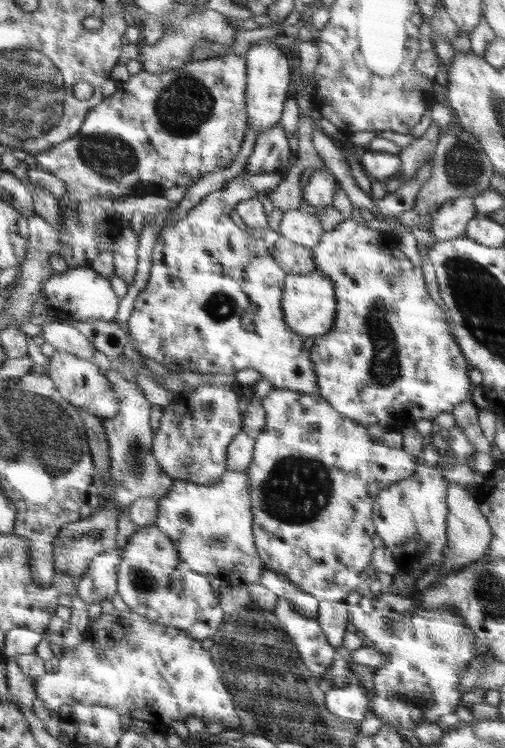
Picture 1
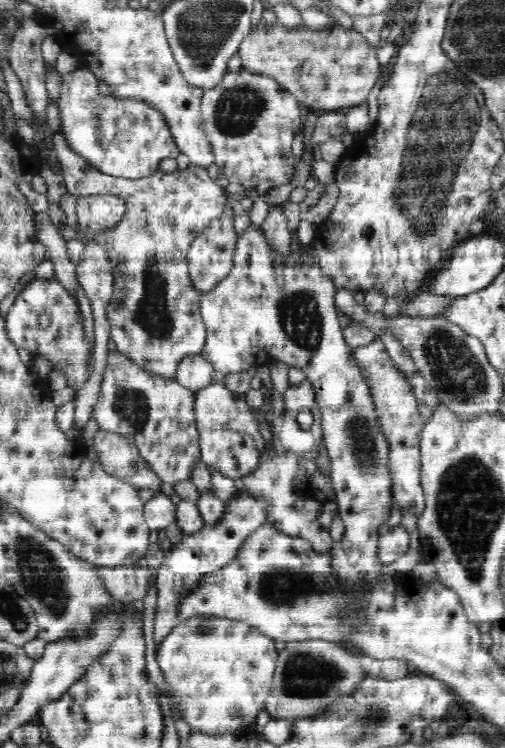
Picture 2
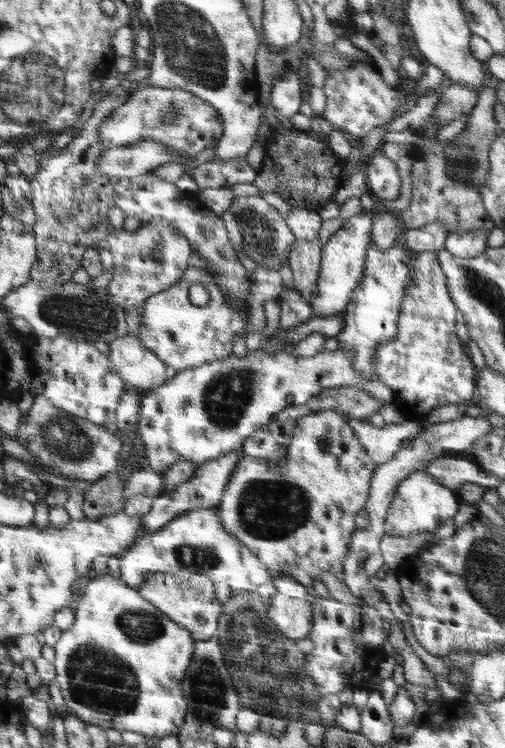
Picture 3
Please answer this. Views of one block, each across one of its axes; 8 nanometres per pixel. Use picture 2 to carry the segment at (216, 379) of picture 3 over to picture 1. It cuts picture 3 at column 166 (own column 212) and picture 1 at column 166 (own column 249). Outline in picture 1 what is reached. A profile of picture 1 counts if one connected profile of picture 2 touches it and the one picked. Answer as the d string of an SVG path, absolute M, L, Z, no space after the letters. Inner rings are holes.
M205 385L196 387L188 393L178 393L173 404L163 407L160 427L152 439L152 456L164 474L173 479L184 479L199 484L216 483L226 471L228 445L242 429L240 402L247 395L254 395L254 388L239 385Z

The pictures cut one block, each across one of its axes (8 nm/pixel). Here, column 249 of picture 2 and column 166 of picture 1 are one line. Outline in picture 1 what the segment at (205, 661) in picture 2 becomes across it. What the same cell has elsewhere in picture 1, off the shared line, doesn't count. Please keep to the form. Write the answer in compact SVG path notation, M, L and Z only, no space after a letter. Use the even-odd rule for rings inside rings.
M112 607L112 612L102 612L95 622L88 622L83 637L80 645L64 651L60 656L55 672L45 673L34 680L36 697L42 699L49 710L59 712L63 705L77 703L114 710L126 722L134 719L152 723L160 719L166 725L172 722L184 724L186 718L194 716L205 723L223 723L229 729L241 725L232 696L228 694L220 672L210 658L210 651L205 650L201 641L188 636L184 630L153 622L134 610L117 610Z

